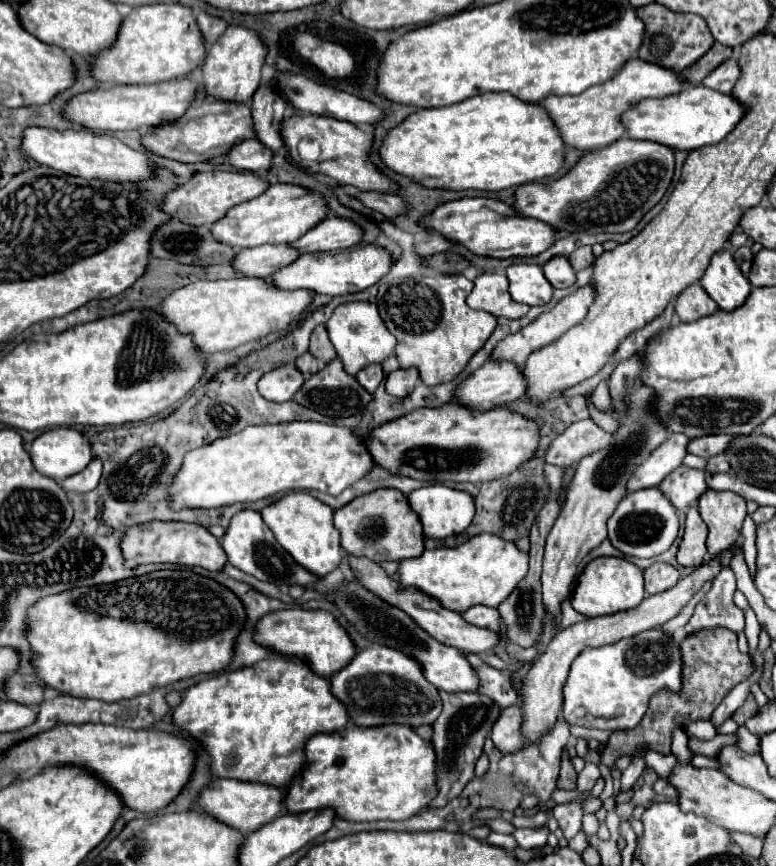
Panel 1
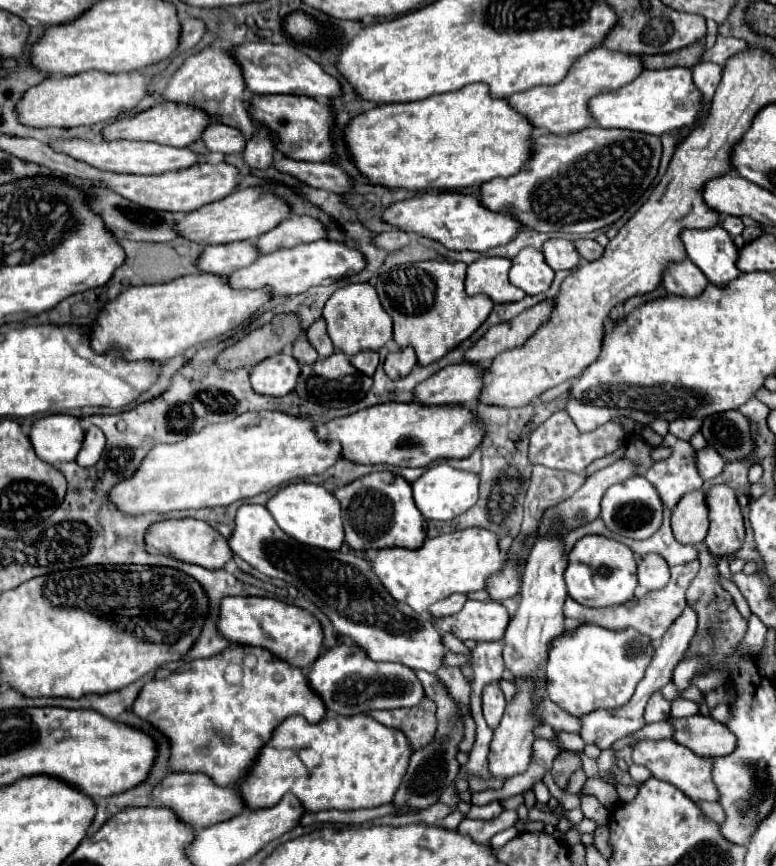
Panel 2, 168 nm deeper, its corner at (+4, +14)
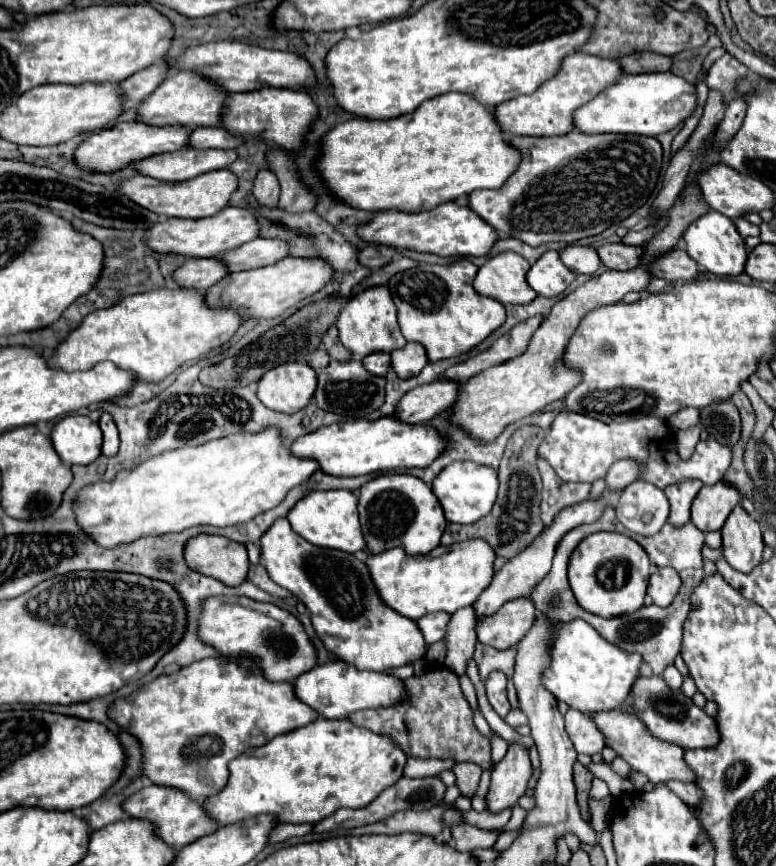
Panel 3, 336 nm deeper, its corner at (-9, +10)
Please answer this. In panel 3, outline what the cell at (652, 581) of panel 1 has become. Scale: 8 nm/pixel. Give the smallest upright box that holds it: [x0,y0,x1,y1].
[648,566,680,606]

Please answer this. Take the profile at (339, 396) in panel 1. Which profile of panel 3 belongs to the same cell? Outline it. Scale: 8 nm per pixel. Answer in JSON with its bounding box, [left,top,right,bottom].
[314,360,386,418]

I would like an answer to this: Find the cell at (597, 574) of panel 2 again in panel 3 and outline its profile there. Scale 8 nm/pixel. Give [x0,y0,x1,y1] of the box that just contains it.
[568,532,650,618]

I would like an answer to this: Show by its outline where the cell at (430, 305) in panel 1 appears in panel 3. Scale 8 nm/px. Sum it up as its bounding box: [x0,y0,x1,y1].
[388,260,506,360]

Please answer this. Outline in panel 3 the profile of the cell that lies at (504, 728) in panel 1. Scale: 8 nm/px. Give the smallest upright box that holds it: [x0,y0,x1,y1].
[486,672,510,718]

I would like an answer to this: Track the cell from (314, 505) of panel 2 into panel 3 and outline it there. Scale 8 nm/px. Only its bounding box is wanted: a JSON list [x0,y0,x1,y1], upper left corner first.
[286,490,364,554]

